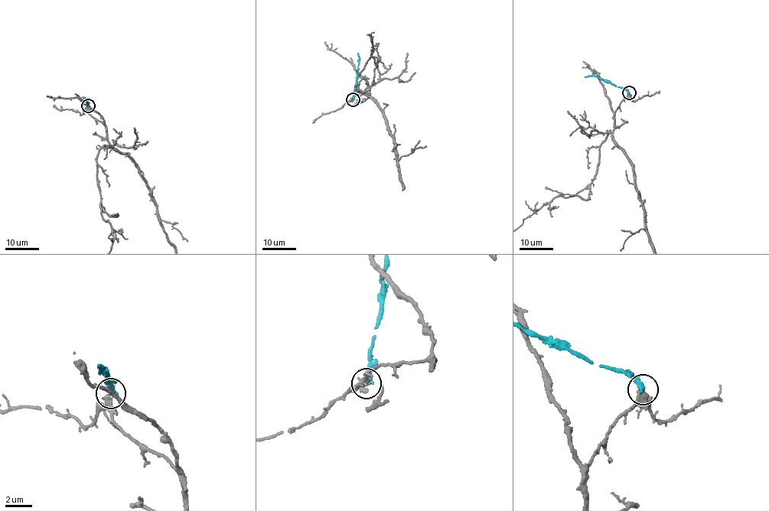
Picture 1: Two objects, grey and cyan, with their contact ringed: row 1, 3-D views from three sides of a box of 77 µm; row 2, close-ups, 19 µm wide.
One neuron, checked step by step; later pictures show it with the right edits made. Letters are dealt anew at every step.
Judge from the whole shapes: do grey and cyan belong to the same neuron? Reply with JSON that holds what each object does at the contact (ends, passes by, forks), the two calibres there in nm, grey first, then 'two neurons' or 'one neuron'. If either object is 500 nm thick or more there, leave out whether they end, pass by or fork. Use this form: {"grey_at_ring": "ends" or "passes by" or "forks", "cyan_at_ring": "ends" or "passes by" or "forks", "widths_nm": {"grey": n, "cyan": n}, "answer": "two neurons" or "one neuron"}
{"grey_at_ring": "forks", "cyan_at_ring": "ends", "widths_nm": {"grey": 320, "cyan": 360}, "answer": "two neurons"}

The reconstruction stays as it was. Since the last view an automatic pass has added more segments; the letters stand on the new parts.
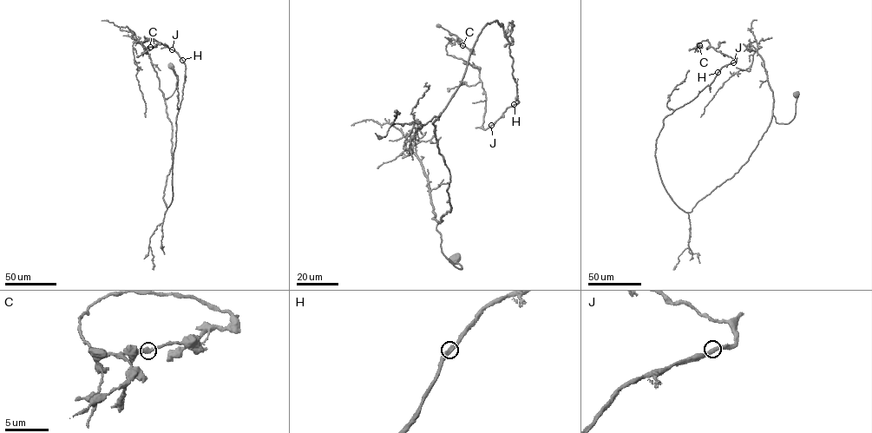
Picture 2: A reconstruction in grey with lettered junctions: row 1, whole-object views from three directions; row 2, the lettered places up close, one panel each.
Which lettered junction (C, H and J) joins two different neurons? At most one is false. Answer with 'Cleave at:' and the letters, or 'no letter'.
Cleave at: no letter

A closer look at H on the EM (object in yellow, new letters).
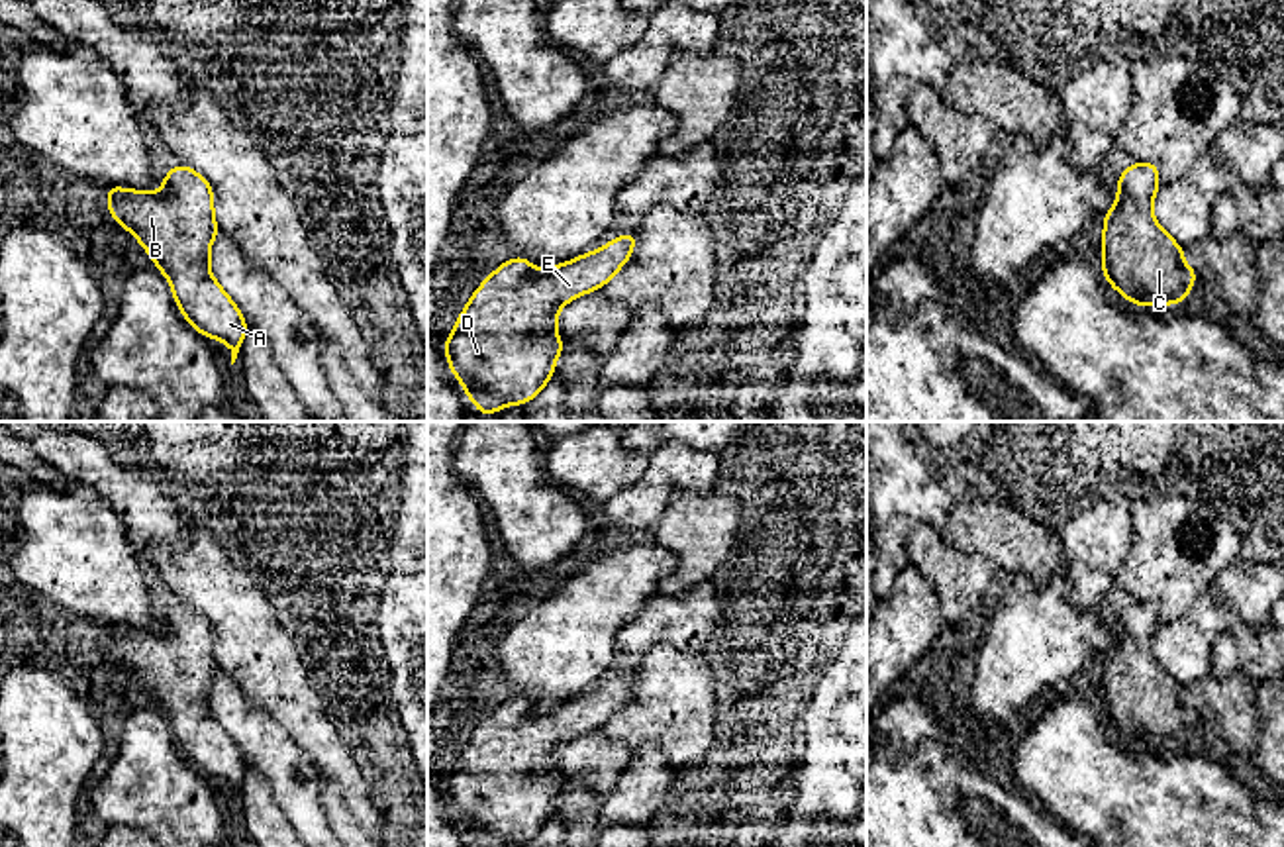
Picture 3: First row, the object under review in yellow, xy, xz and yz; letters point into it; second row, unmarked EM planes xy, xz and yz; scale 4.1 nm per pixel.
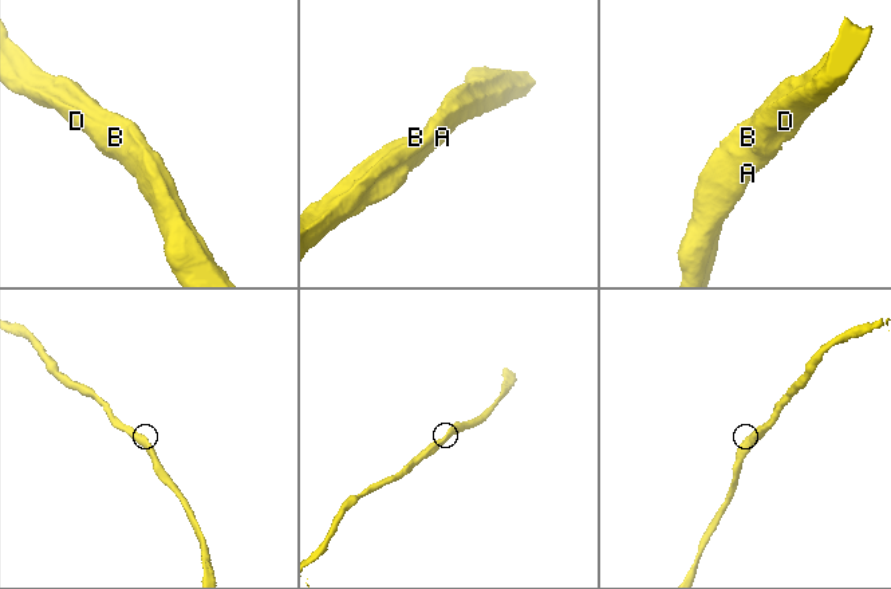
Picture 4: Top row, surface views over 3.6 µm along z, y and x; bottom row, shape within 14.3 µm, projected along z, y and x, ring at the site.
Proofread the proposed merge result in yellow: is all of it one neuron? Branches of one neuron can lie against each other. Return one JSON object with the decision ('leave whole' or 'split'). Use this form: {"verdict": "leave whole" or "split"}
{"verdict": "leave whole"}

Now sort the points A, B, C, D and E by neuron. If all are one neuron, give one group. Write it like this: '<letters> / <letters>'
A B C D E

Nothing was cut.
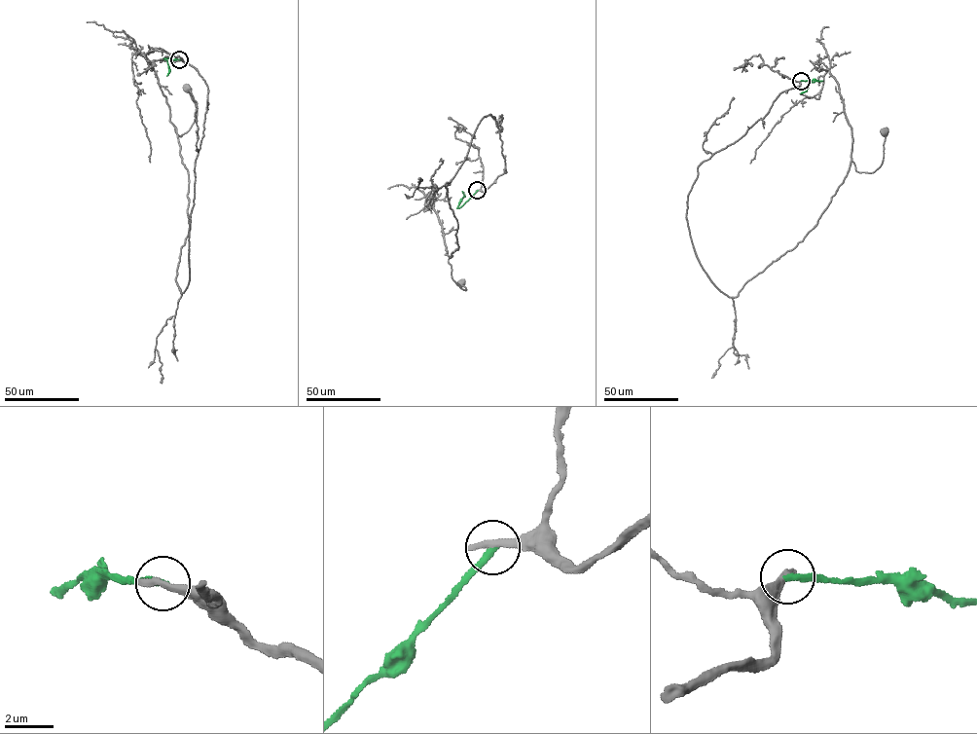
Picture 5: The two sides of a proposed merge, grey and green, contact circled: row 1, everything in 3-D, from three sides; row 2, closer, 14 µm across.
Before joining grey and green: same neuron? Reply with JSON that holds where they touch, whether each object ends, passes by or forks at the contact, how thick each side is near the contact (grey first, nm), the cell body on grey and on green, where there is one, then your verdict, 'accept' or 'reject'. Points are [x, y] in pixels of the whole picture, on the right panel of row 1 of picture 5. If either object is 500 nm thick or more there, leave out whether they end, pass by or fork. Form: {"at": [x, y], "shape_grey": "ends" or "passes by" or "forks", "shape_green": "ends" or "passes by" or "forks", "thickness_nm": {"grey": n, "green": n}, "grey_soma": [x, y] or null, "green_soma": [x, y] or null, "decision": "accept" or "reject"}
{"at": [801, 81], "shape_grey": "ends", "shape_green": "ends", "thickness_nm": {"grey": 380, "green": 280}, "grey_soma": [885, 132], "green_soma": null, "decision": "reject"}

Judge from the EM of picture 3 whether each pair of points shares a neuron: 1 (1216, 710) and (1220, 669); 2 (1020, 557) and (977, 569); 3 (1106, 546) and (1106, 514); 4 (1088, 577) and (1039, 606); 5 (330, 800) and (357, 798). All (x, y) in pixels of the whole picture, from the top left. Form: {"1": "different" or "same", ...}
{"1": "different", "2": "different", "3": "same", "4": "different", "5": "different"}

